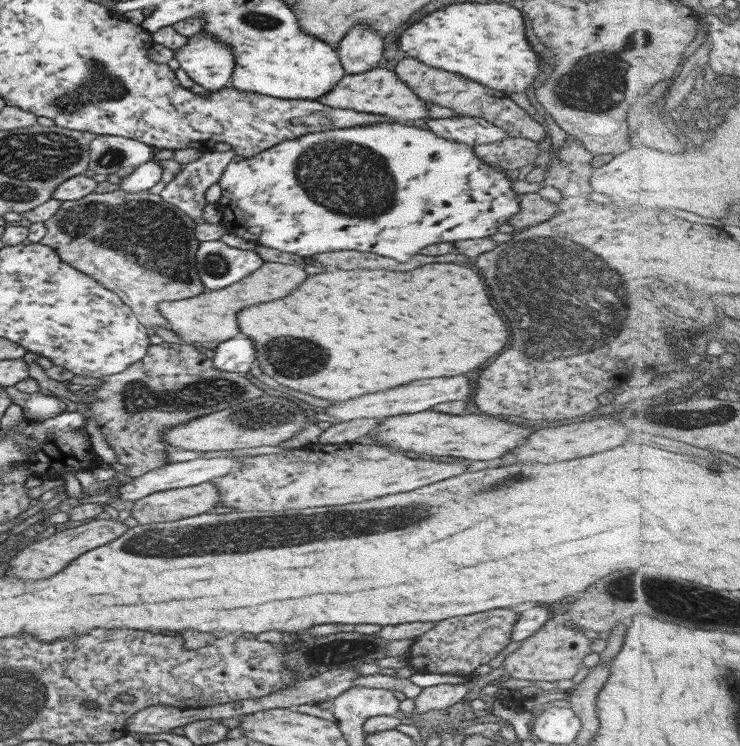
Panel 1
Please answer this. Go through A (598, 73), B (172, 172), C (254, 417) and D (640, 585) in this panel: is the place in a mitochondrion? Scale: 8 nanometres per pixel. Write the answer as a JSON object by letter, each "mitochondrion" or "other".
{"A":"mitochondrion","B":"other","C":"mitochondrion","D":"mitochondrion"}

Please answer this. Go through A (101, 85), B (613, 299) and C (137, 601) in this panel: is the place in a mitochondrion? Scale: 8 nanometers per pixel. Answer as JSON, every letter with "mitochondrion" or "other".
{"A":"mitochondrion","B":"mitochondrion","C":"other"}

